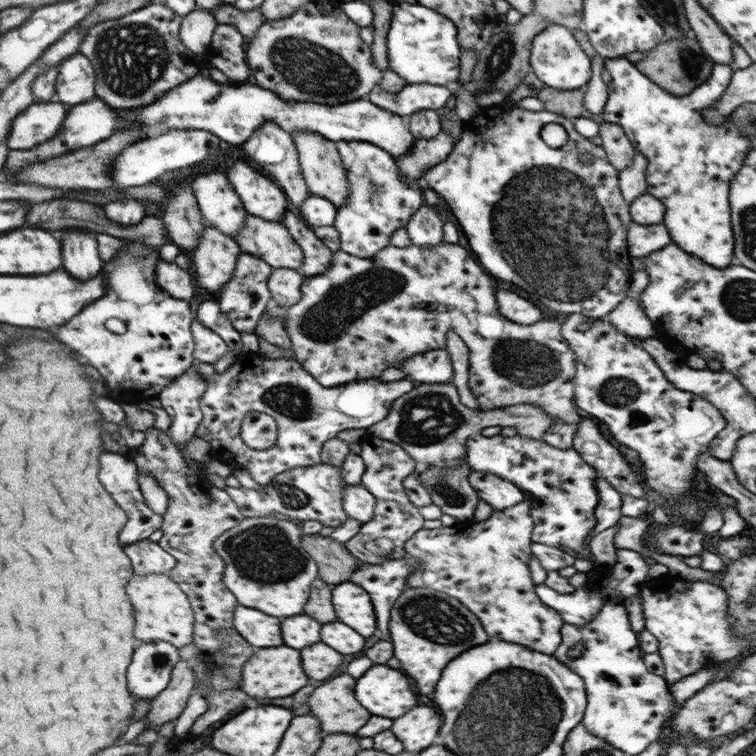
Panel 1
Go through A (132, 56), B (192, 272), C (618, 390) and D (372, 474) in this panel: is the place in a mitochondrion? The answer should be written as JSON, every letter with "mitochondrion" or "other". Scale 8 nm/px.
{"A":"mitochondrion","B":"other","C":"mitochondrion","D":"other"}

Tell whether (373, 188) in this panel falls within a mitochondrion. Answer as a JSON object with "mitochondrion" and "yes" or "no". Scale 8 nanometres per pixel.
{"mitochondrion":"yes"}

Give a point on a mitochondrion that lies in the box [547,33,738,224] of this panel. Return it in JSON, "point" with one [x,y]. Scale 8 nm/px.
{"point":[683,54]}

